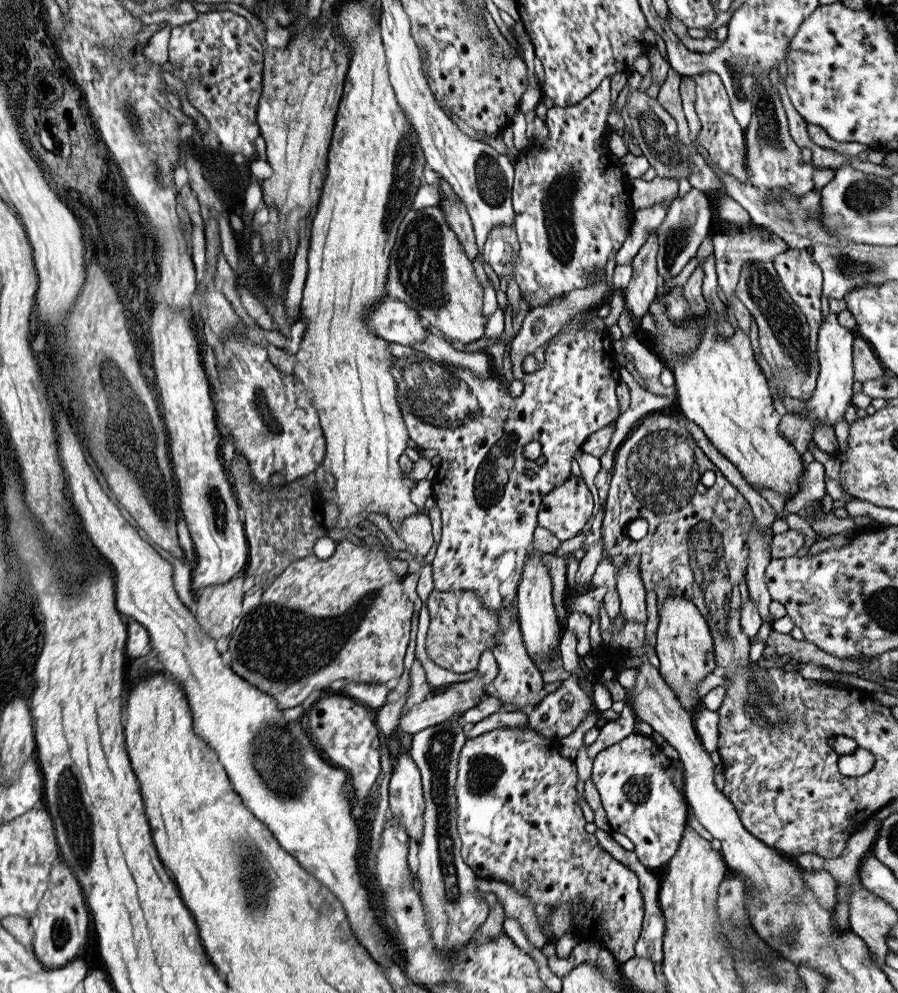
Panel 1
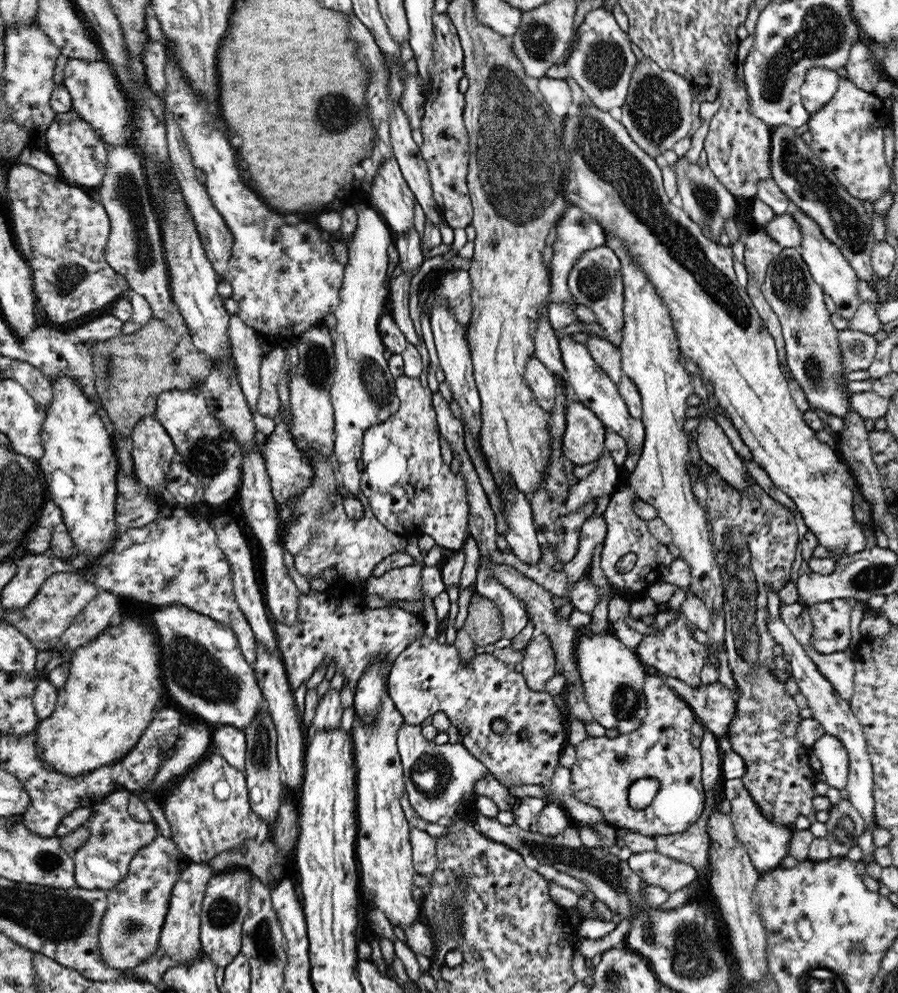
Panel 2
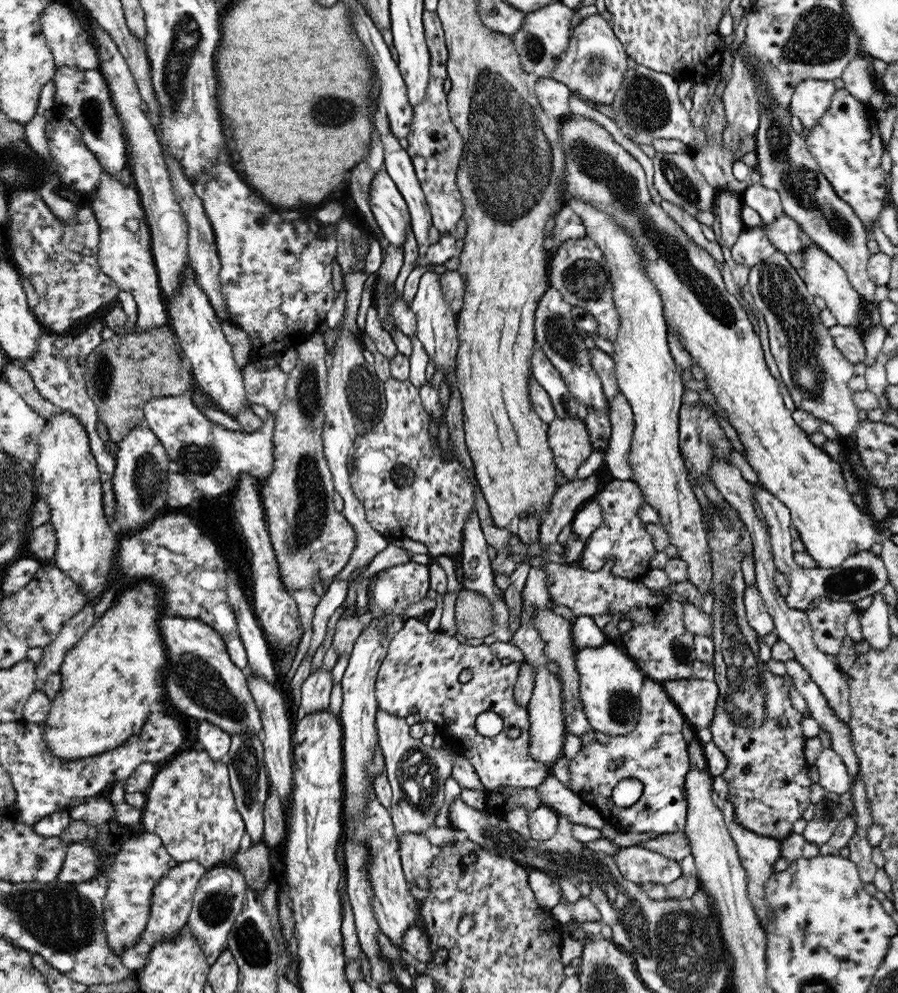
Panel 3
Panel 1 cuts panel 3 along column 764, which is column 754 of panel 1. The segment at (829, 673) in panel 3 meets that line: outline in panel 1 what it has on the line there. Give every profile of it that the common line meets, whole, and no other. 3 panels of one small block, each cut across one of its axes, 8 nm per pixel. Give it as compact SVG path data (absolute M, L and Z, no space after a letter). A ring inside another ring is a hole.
M753 524L751 532L747 534L747 542L749 542L749 556L747 556L747 566L745 566L745 584L747 584L747 594L749 600L755 602L753 606L757 608L763 624L759 626L757 634L749 638L749 646L753 642L765 640L769 636L771 628L771 616L769 616L769 604L771 604L771 596L767 592L767 586L763 582L763 572L767 568L767 564L771 562L771 540L773 540L773 532L771 526L767 526L765 530L761 530L757 524Z

